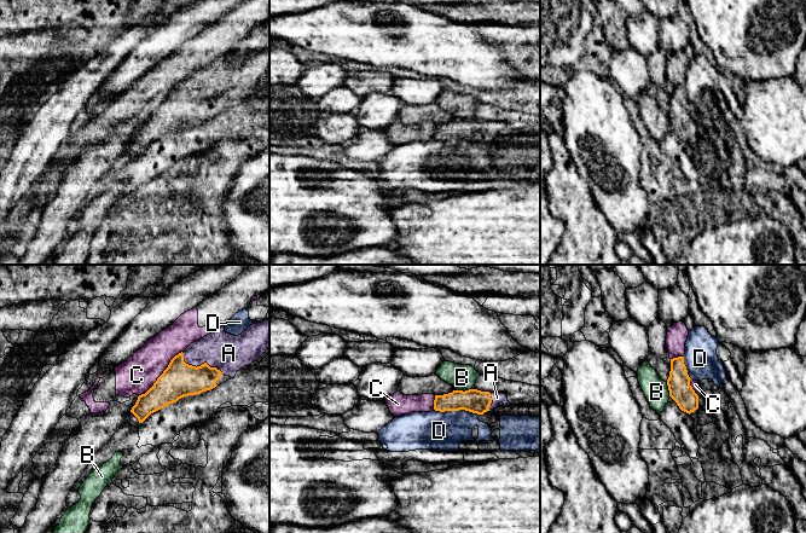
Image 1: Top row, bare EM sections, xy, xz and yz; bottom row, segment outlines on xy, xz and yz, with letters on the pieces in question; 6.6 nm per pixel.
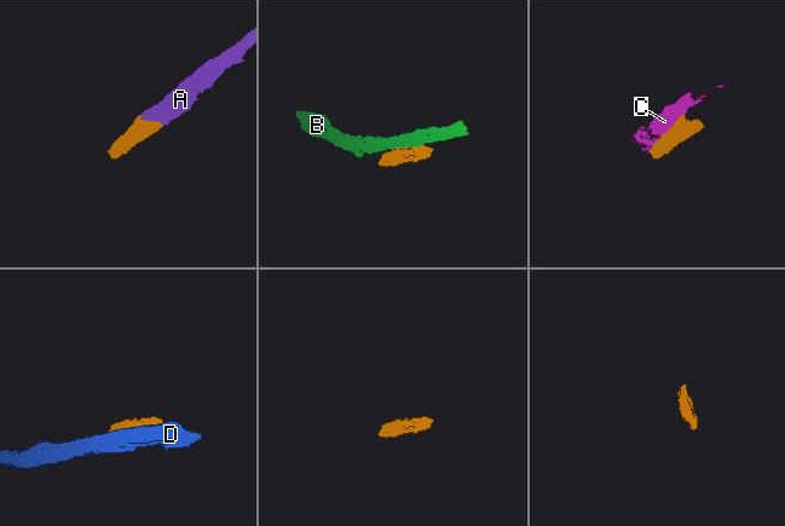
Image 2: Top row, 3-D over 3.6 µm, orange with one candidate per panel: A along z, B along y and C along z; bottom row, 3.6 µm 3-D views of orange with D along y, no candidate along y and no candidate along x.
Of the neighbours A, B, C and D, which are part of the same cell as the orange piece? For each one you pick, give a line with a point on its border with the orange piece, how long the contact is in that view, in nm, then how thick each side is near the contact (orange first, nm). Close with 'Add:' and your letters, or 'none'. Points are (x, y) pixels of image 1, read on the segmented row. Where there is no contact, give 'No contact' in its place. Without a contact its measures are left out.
A: Touches orange at xy (199, 366). Shared border 320 nm. Thickness 240 nm (orange) against 260 nm
Add: A

